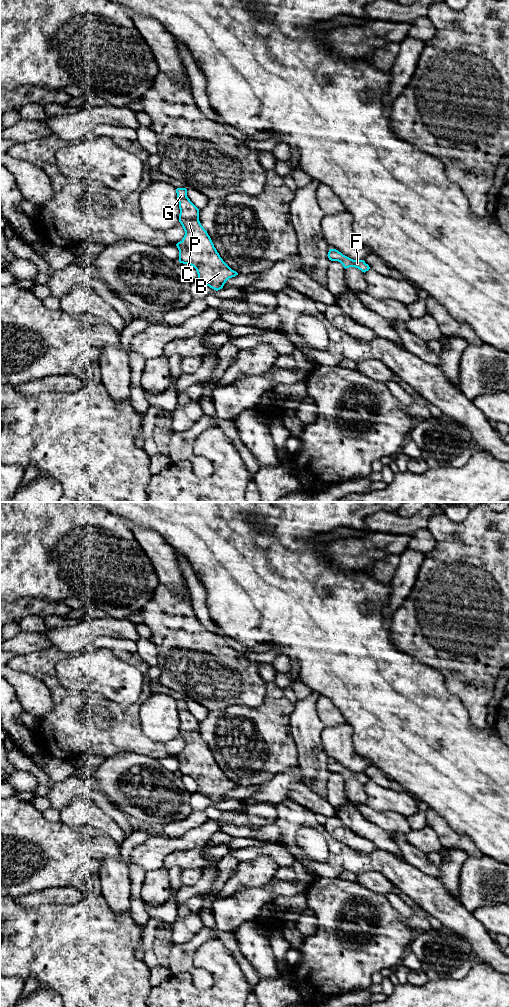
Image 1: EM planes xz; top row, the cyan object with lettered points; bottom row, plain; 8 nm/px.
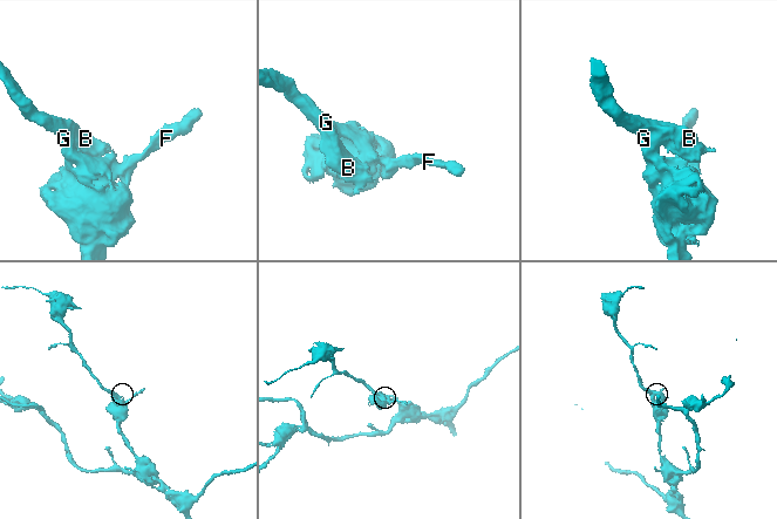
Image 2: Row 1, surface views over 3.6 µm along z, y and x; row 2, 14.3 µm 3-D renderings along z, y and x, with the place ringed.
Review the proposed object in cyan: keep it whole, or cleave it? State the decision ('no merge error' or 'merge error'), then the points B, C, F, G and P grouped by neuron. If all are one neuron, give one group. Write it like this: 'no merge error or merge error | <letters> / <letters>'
no merge error | B C F G P

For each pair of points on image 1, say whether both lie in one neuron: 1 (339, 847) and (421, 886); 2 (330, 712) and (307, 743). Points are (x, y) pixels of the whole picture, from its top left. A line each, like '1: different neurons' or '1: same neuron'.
1: same neuron
2: different neurons

